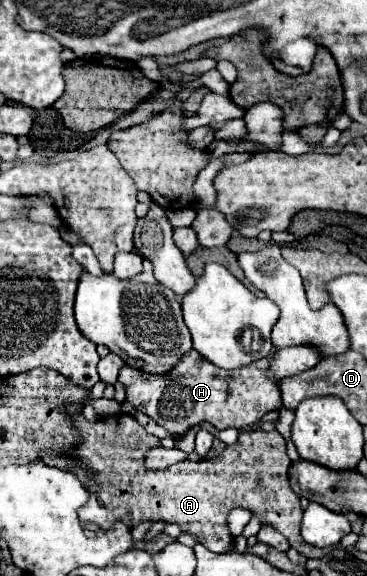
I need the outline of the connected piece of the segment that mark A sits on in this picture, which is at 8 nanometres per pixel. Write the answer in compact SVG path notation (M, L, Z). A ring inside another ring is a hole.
M68 407L68 415L82 431L80 447L76 447L78 461L90 465L102 479L102 505L116 521L132 527L144 521L176 523L184 533L196 537L206 549L224 553L232 545L226 517L232 509L242 507L260 519L260 525L272 525L286 535L290 545L304 557L322 557L318 547L308 545L300 537L302 509L300 499L288 485L290 459L282 435L274 431L242 431L234 445L228 445L218 457L202 461L180 461L164 471L148 471L144 467L144 453L160 445L160 439L146 433L130 415L118 413L114 417L100 417L90 425L76 407Z

